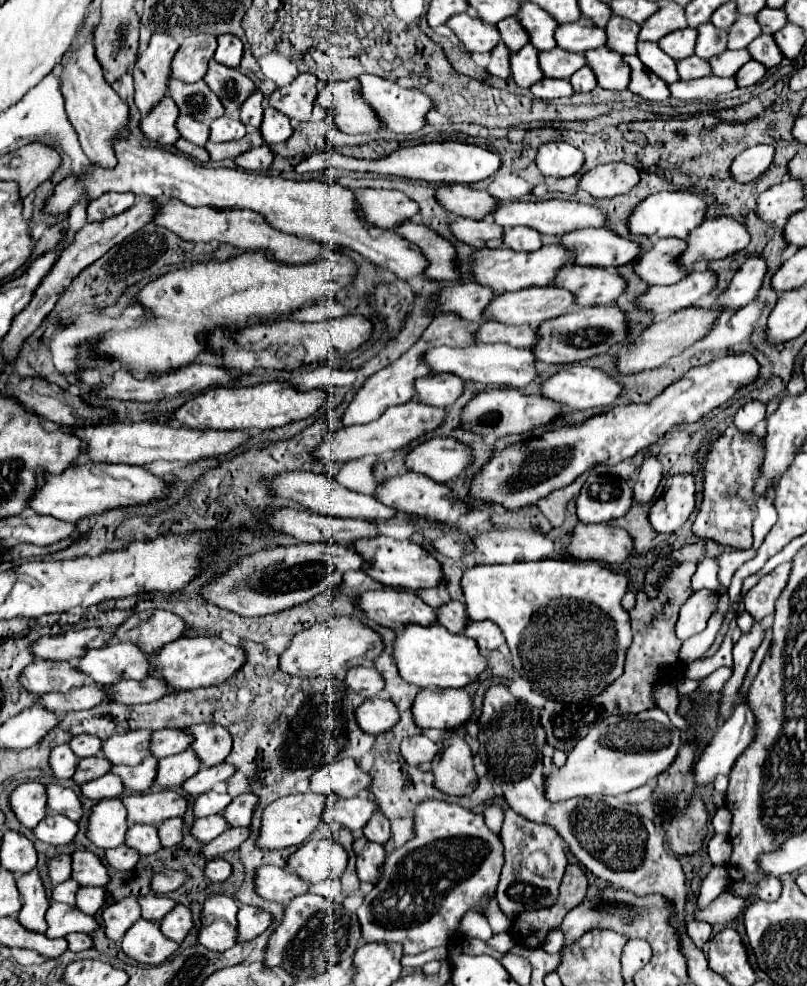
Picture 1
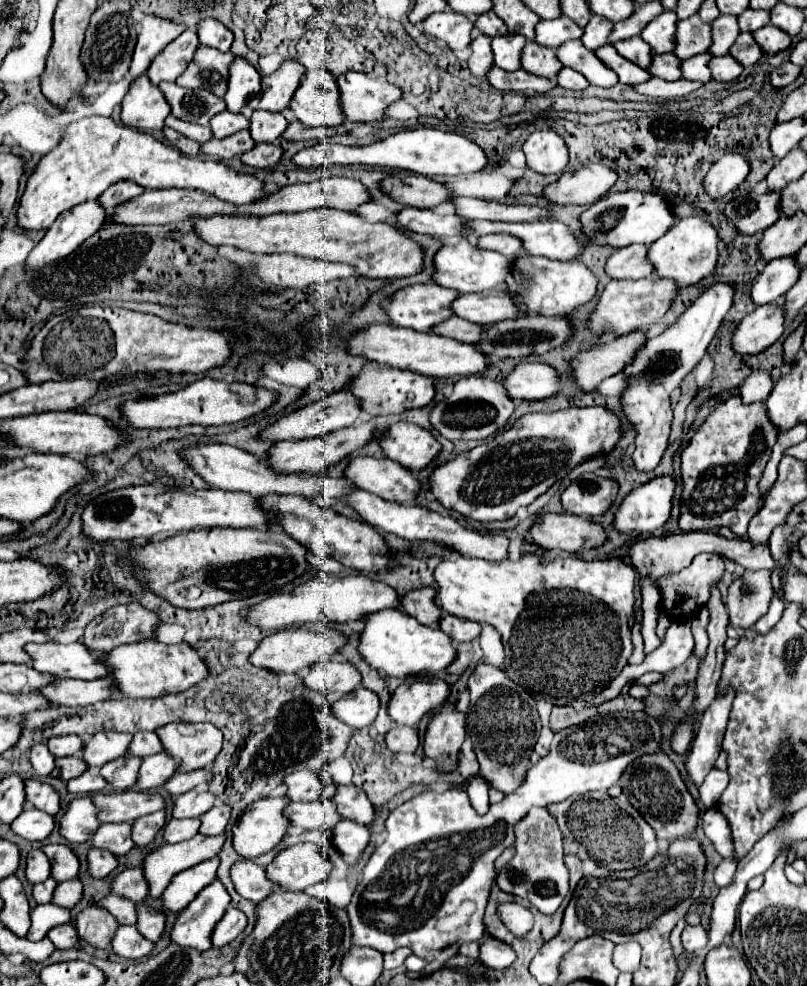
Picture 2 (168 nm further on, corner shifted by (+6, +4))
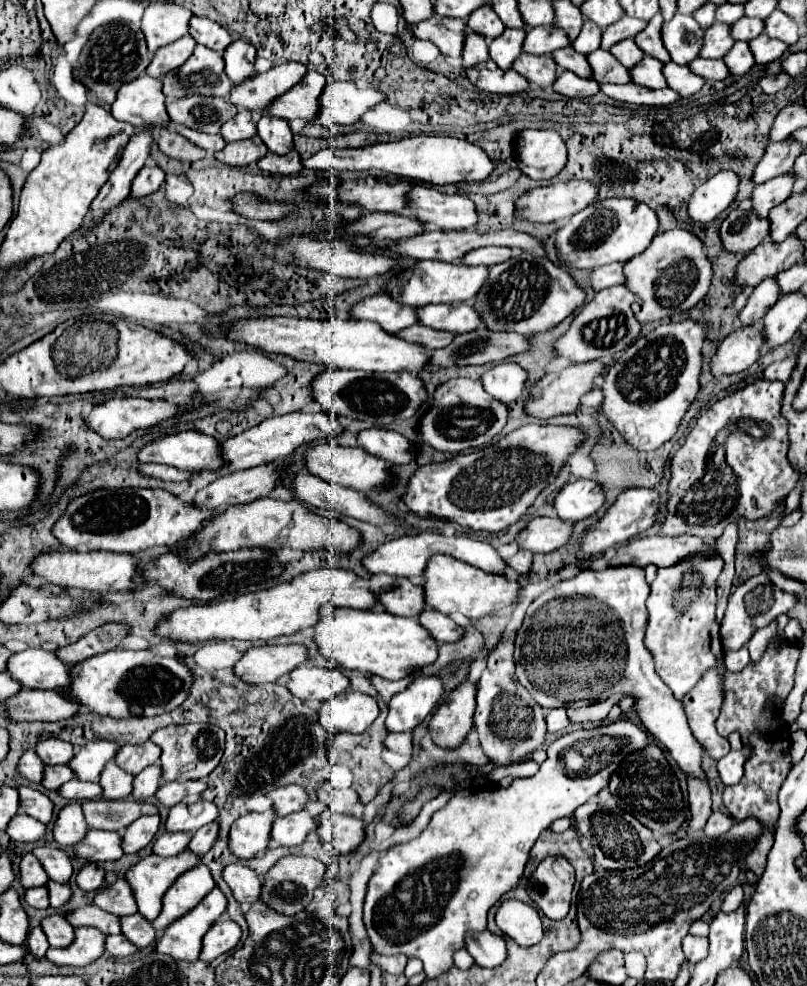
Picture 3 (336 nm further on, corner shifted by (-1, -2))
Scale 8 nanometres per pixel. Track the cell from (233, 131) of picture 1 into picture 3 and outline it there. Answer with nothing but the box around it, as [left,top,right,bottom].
[222,109,256,143]

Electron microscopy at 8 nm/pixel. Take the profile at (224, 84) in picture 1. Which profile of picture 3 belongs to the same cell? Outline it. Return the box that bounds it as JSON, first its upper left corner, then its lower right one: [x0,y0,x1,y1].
[162,45,232,101]

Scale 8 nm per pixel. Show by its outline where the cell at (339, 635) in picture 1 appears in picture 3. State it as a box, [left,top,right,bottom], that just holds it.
[234,645,308,683]

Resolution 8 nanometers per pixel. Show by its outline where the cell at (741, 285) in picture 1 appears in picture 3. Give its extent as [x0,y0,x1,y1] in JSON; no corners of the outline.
[602,319,710,451]

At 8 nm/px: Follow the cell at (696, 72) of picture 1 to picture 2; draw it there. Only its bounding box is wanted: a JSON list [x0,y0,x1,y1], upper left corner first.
[647,53,681,81]

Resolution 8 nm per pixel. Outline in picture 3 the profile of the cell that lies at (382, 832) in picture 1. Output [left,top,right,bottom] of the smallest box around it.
[318,781,360,815]

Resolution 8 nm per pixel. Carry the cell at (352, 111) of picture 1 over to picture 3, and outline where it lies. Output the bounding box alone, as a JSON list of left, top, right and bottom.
[266,71,328,123]

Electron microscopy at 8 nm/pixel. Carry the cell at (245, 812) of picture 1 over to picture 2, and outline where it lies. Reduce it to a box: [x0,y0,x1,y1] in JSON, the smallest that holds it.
[199,801,231,835]

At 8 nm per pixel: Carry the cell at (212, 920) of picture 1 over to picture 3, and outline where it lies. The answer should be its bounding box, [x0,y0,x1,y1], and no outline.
[156,887,226,961]

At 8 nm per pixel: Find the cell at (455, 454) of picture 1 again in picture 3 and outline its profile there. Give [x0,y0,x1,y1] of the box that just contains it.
[358,427,414,465]

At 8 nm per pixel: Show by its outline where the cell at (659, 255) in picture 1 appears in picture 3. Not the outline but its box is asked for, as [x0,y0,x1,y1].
[590,263,626,291]

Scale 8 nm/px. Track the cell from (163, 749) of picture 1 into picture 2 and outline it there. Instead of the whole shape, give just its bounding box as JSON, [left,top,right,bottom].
[129,733,163,757]

